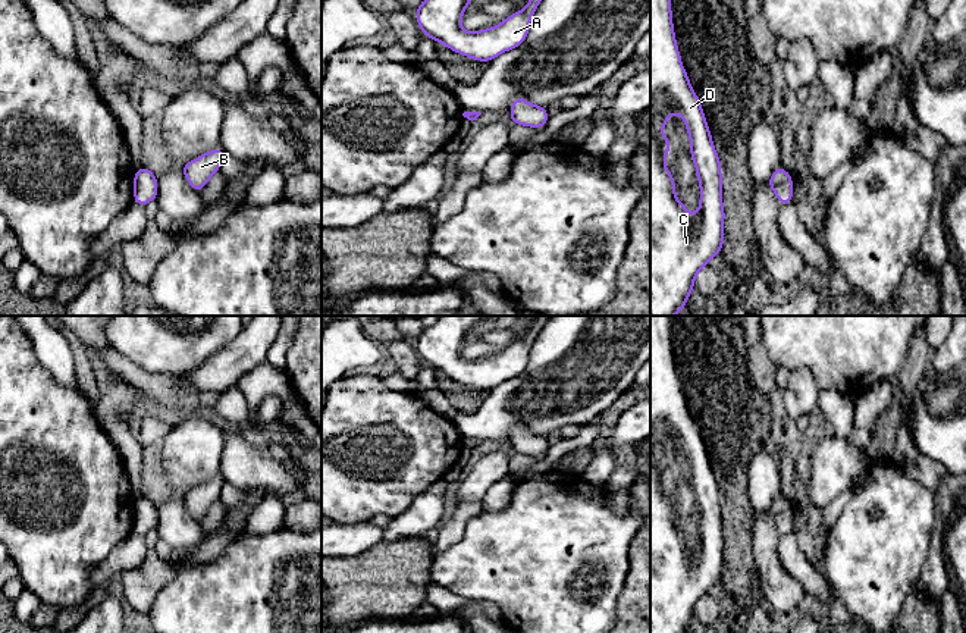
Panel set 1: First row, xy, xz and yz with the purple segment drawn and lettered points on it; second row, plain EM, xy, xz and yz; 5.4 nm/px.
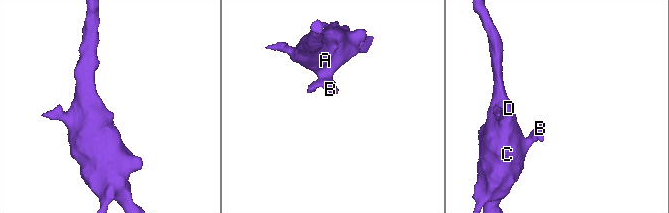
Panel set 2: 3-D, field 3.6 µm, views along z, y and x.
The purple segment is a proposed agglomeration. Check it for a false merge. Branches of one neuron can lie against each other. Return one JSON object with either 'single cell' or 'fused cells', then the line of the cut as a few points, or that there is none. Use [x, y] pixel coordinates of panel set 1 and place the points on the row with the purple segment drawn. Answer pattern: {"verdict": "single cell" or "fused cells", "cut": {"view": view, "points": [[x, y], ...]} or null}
{"verdict": "single cell", "cut": null}

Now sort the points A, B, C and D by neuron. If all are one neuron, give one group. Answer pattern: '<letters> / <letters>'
A B C D

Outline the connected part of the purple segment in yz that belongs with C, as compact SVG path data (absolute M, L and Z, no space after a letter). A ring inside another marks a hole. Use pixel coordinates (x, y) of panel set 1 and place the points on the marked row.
M650 0L650 316L675 316L686 308L699 270L722 251L724 203L721 160L712 135L675 41L671 0ZM677 112L690 137L690 156L700 187L699 211L690 214L675 197L672 172L665 167L671 135L662 135L662 126Z

